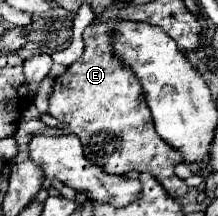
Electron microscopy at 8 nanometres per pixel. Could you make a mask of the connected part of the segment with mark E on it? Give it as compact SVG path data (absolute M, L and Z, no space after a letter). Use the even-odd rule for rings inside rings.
M107 21L85 29L85 51L79 61L71 63L67 71L55 79L47 113L75 133L85 147L83 153L87 159L109 175L119 175L133 169L139 173L147 171L165 191L169 191L173 199L183 199L187 195L187 185L175 175L175 167L183 163L183 153L157 135L141 85L133 73L113 57L113 23L115 21Z

